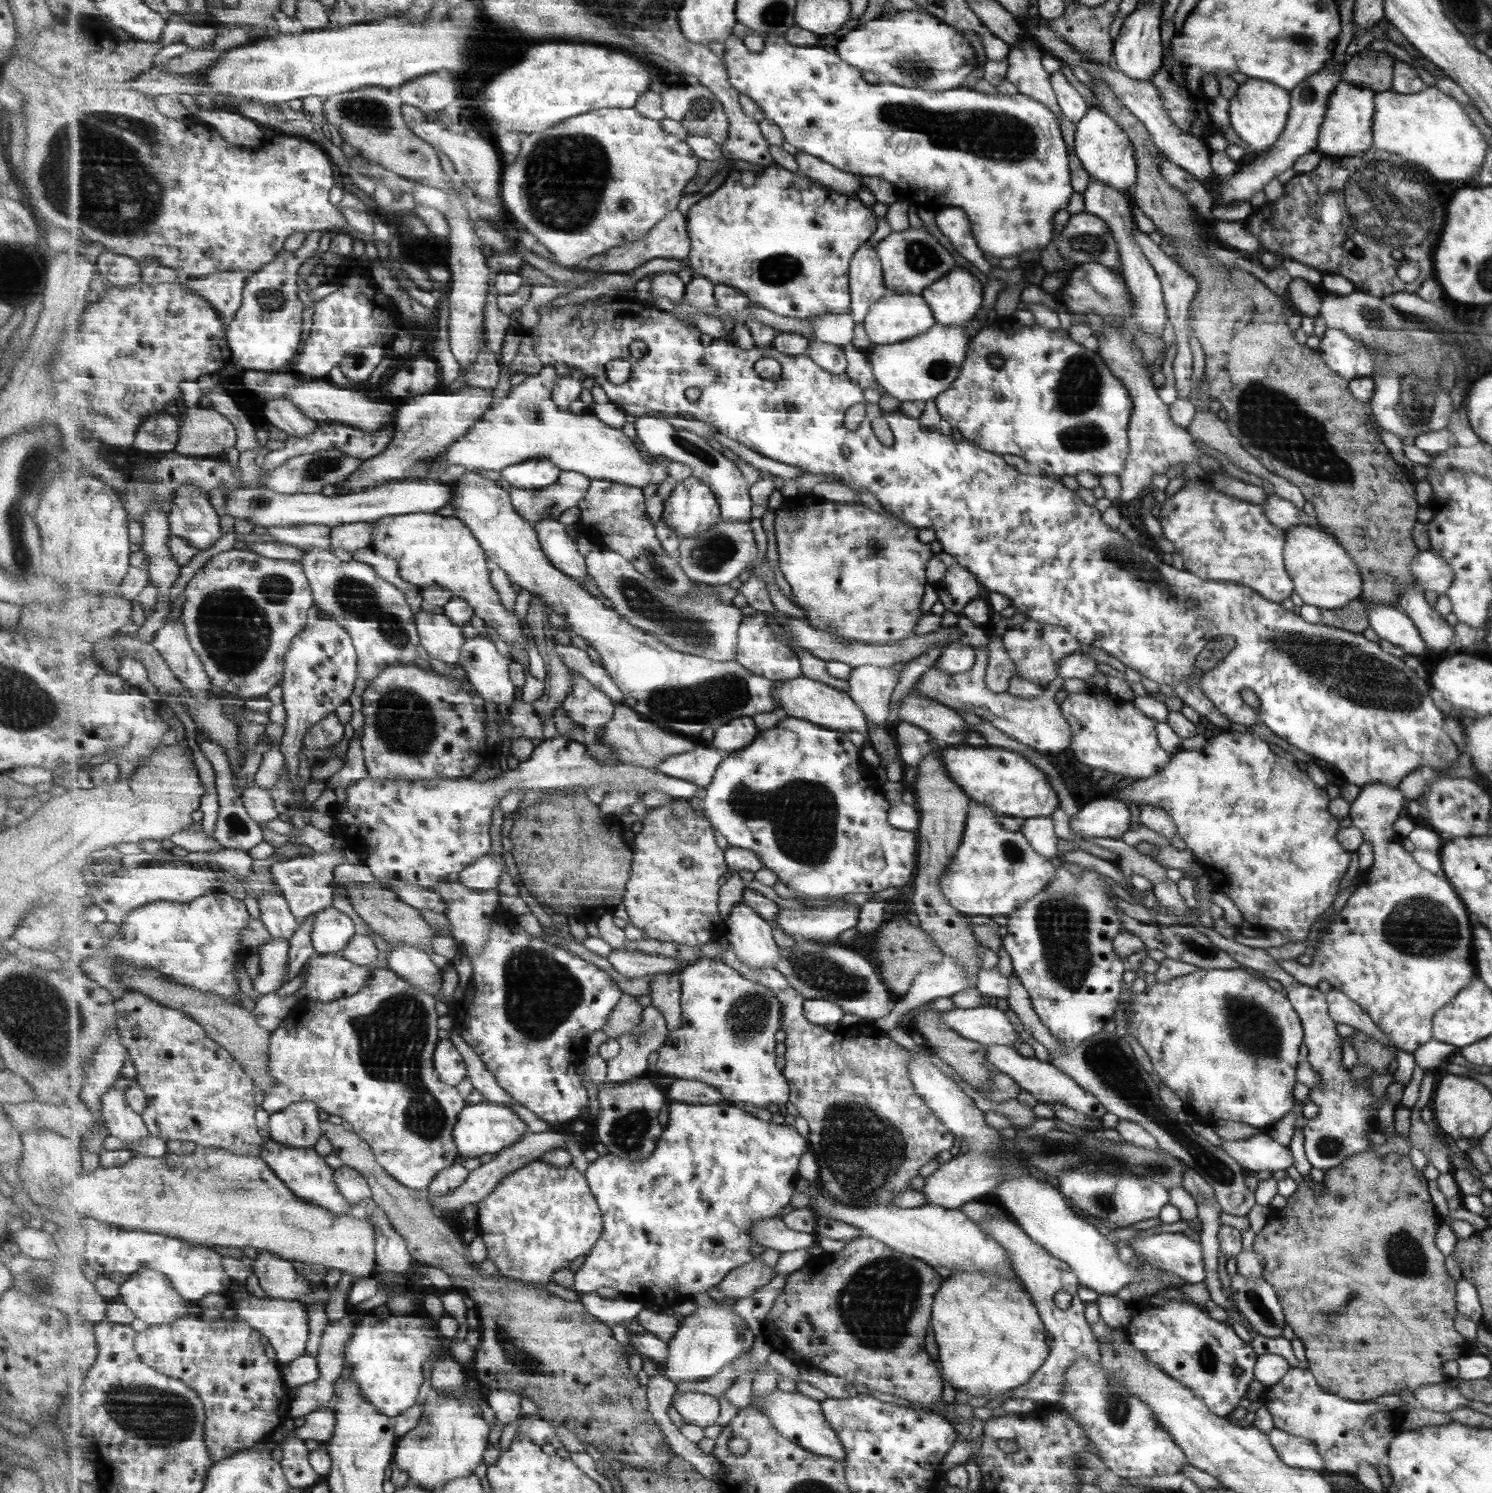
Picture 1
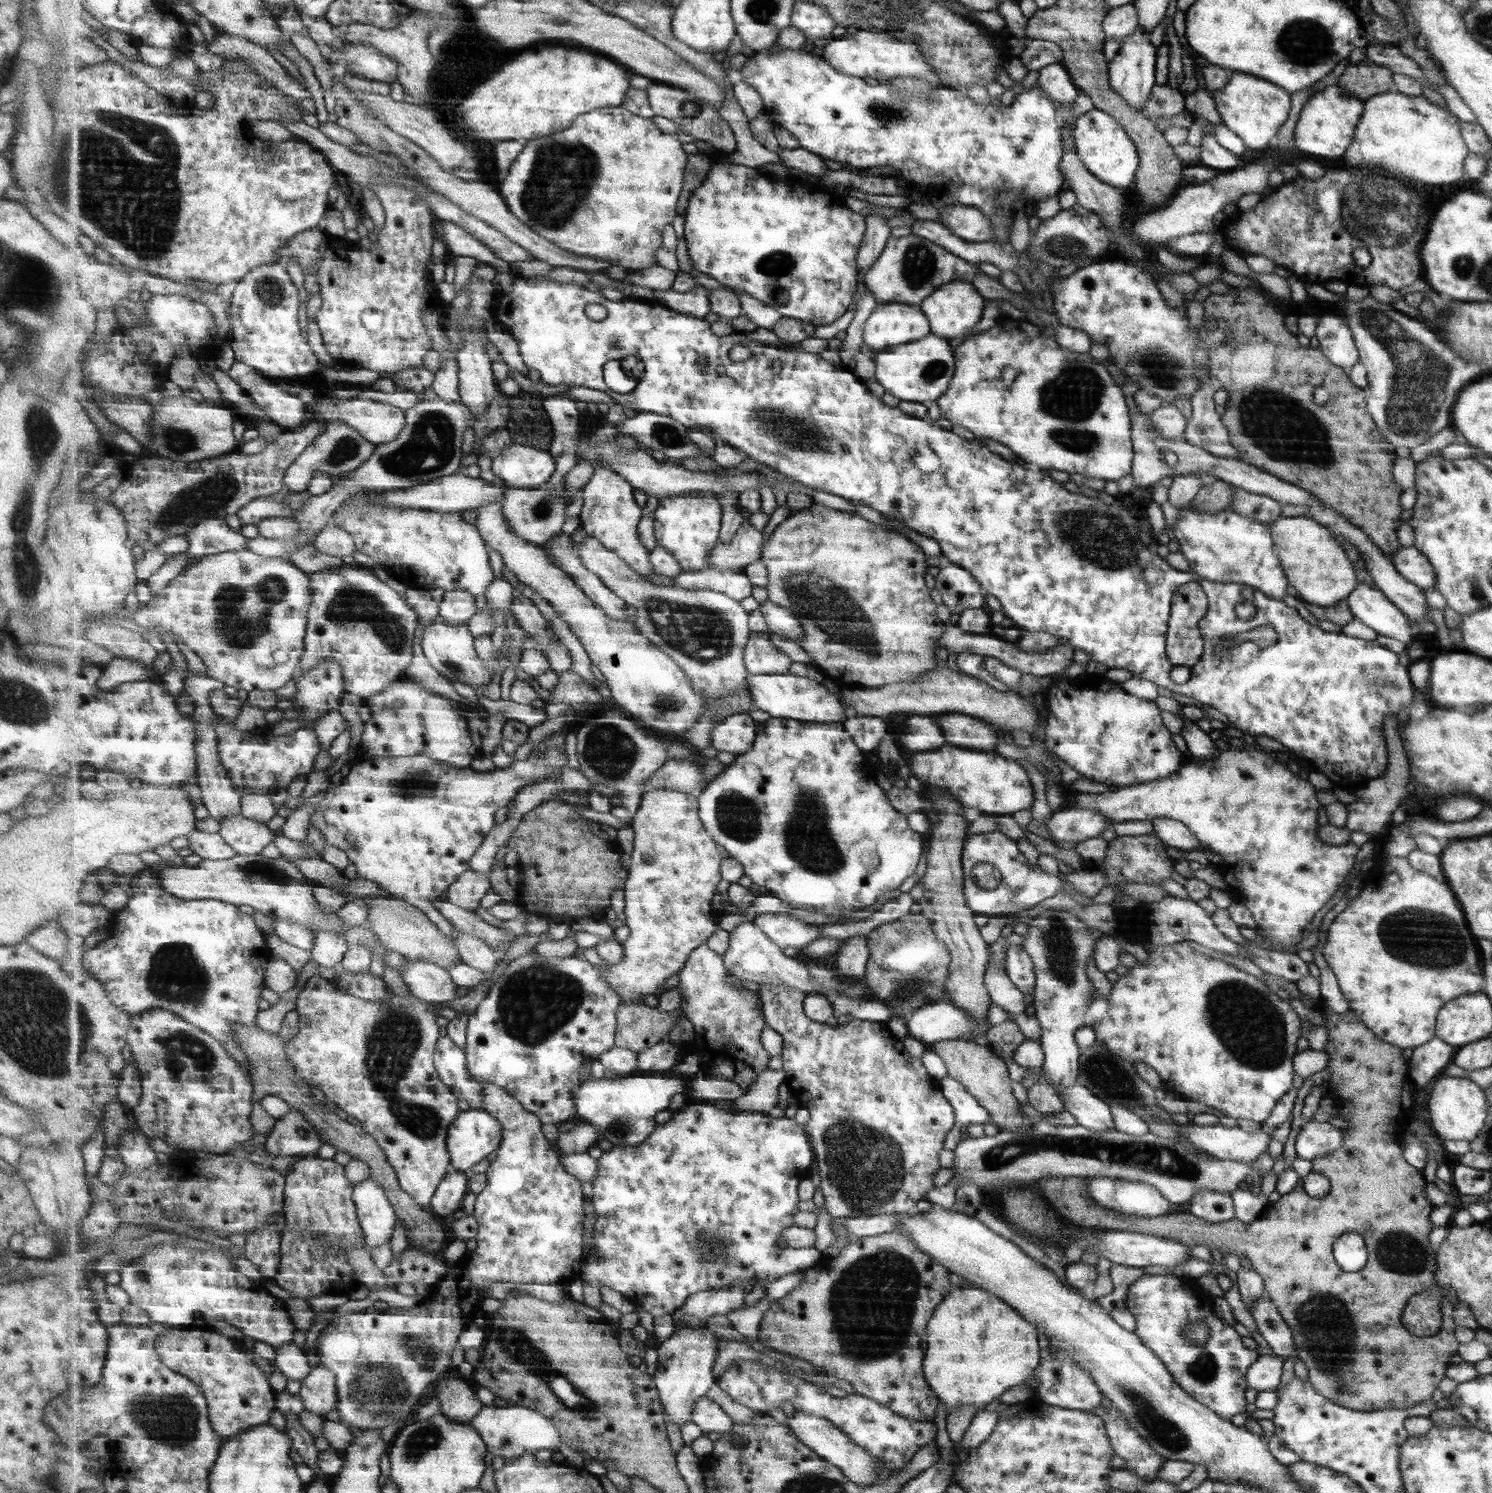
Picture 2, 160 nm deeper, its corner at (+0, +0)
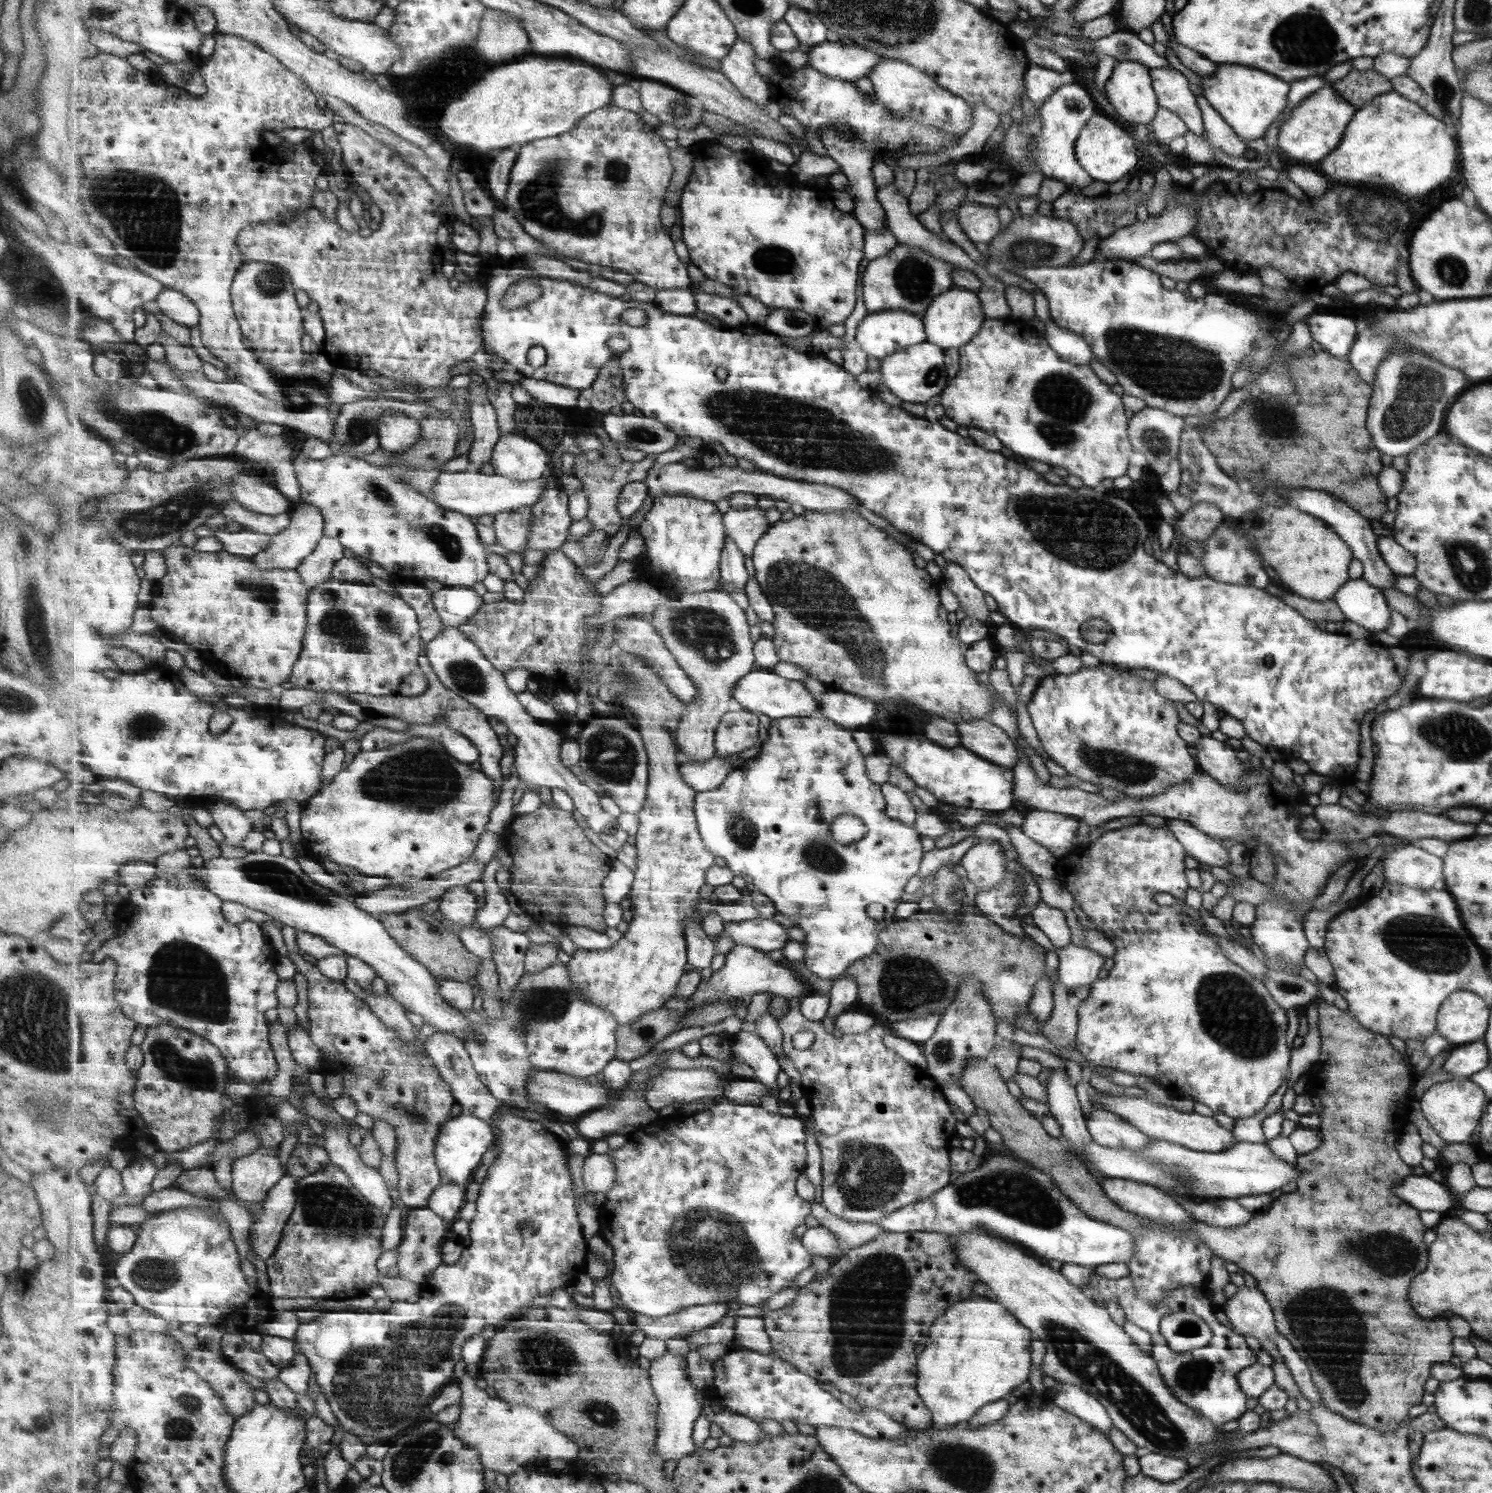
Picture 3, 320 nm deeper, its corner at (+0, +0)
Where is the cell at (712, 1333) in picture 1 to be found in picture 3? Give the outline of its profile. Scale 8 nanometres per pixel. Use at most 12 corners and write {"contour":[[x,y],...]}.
{"contour":[[668,1351],[648,1369],[660,1400],[657,1455],[697,1453],[703,1406],[688,1358]]}

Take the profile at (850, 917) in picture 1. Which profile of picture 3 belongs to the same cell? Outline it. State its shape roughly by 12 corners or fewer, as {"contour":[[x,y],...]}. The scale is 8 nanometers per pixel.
{"contour":[[772,919],[724,922],[735,944],[781,950],[787,928]]}

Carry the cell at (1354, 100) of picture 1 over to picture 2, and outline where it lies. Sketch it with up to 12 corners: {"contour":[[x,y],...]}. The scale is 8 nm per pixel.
{"contour":[[1336,84],[1302,105],[1295,150],[1337,162],[1351,144],[1363,101]]}

